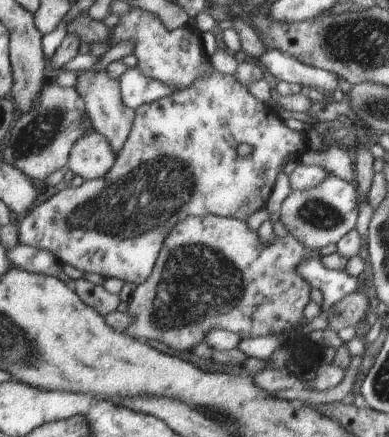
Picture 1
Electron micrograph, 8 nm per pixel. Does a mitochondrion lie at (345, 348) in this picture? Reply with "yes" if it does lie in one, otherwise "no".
no

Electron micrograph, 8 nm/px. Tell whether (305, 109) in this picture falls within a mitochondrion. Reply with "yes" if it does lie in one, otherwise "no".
no

